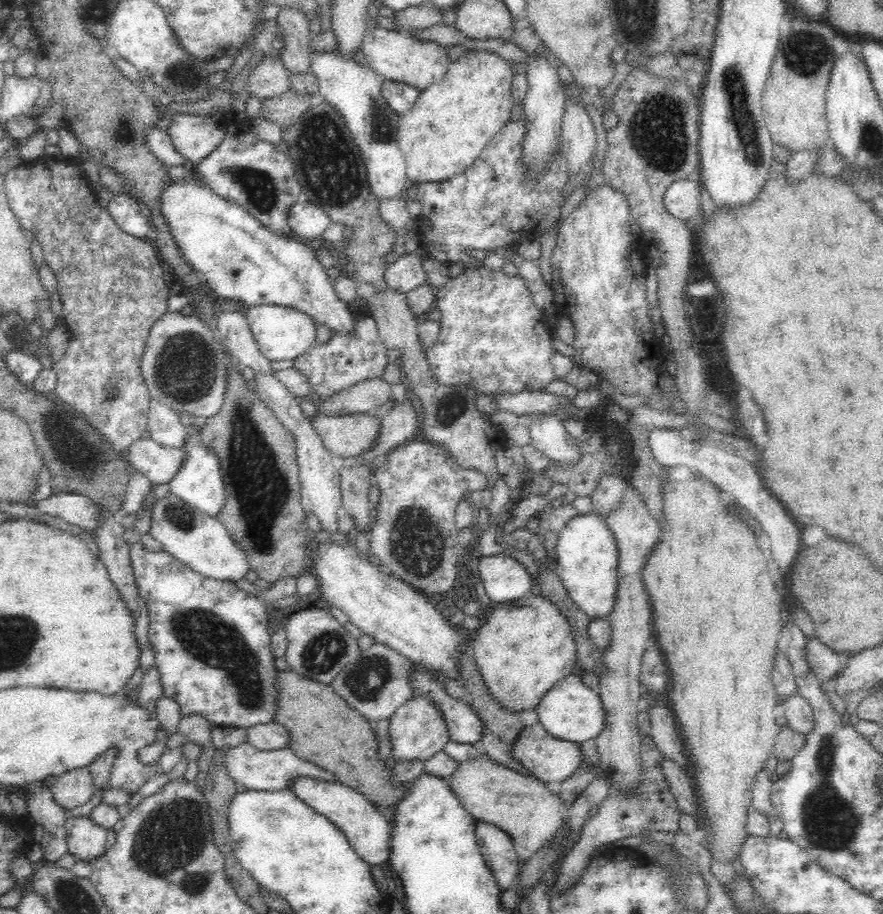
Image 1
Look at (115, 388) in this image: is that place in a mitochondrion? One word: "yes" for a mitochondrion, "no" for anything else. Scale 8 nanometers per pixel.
yes

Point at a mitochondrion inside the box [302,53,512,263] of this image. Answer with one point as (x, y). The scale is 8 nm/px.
(379, 123)

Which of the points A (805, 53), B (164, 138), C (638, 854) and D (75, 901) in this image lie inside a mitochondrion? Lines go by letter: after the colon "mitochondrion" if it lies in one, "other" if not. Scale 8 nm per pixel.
A: mitochondrion
B: other
C: other
D: mitochondrion

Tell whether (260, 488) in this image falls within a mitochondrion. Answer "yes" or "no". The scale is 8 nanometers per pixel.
yes

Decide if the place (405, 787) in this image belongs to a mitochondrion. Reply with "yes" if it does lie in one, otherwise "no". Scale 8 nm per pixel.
no

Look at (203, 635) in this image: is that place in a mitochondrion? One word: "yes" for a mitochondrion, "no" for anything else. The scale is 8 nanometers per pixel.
yes

